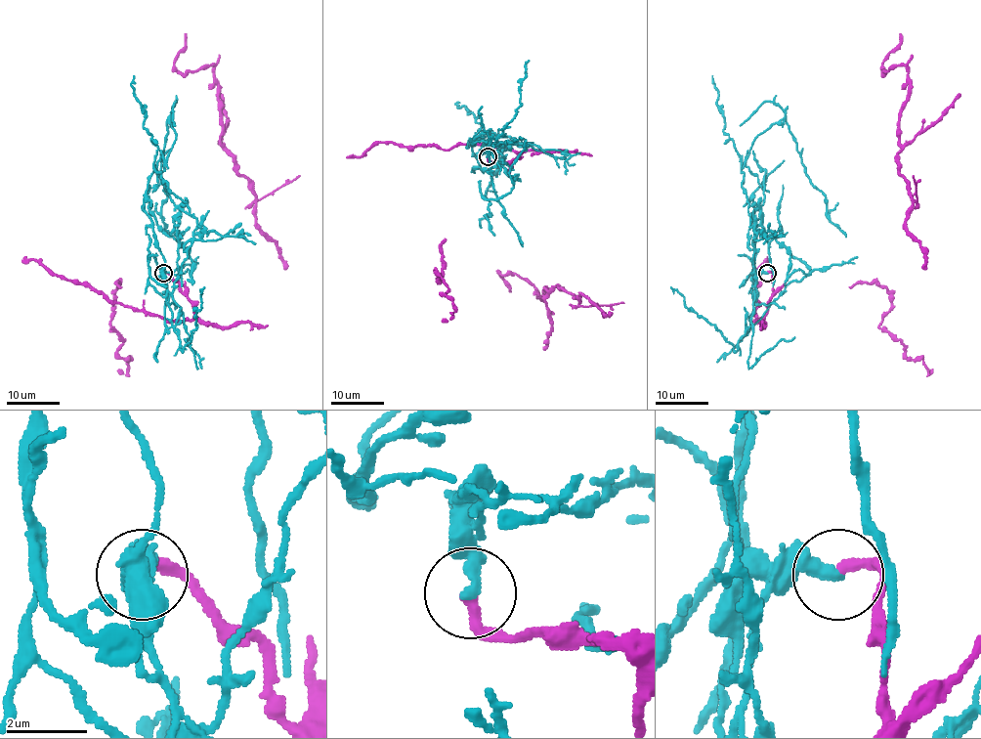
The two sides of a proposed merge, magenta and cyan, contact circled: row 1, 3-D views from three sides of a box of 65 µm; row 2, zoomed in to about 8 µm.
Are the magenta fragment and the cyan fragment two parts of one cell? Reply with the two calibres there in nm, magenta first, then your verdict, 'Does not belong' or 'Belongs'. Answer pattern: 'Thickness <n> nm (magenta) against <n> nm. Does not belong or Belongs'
Thickness 280 nm (magenta) against 360 nm. Does not belong

